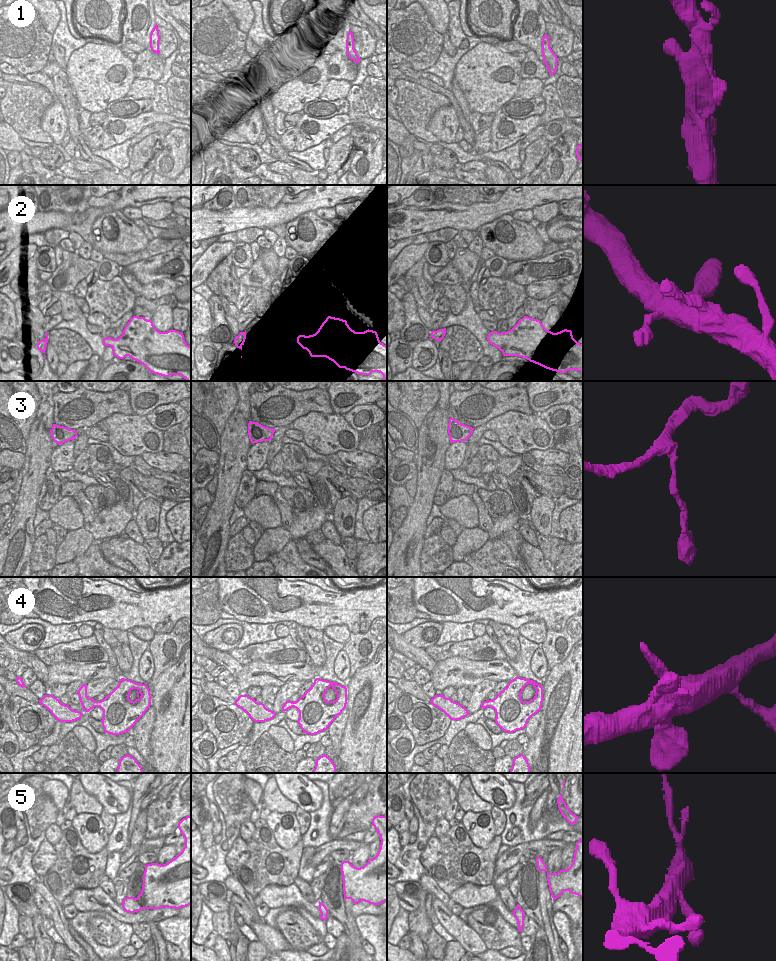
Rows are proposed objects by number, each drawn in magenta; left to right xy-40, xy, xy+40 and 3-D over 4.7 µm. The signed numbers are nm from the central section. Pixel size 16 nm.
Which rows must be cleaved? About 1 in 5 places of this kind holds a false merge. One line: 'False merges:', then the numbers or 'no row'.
False merges: no row

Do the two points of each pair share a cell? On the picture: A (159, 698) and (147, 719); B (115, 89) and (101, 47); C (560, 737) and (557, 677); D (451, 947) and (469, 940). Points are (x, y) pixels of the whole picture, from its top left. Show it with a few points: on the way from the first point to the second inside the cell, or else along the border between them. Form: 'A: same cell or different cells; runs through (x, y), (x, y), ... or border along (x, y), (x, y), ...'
A: different cells; border along (151, 704), (154, 708), (153, 730)
B: same cell; runs through (106, 79), (101, 73), (101, 57)
C: same cell; runs through (572, 717), (572, 678)
D: different cells; border along (455, 940), (465, 950)

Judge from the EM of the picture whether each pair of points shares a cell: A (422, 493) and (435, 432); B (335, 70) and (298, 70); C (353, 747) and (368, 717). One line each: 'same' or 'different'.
A: same
B: different
C: same

